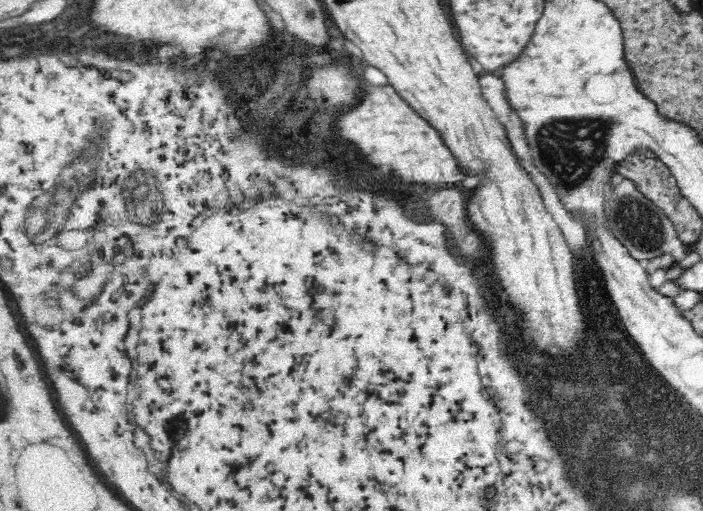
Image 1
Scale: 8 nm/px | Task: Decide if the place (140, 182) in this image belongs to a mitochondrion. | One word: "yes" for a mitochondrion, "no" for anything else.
yes

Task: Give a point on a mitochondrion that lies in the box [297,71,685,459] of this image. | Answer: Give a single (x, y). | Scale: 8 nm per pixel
(570, 155)

